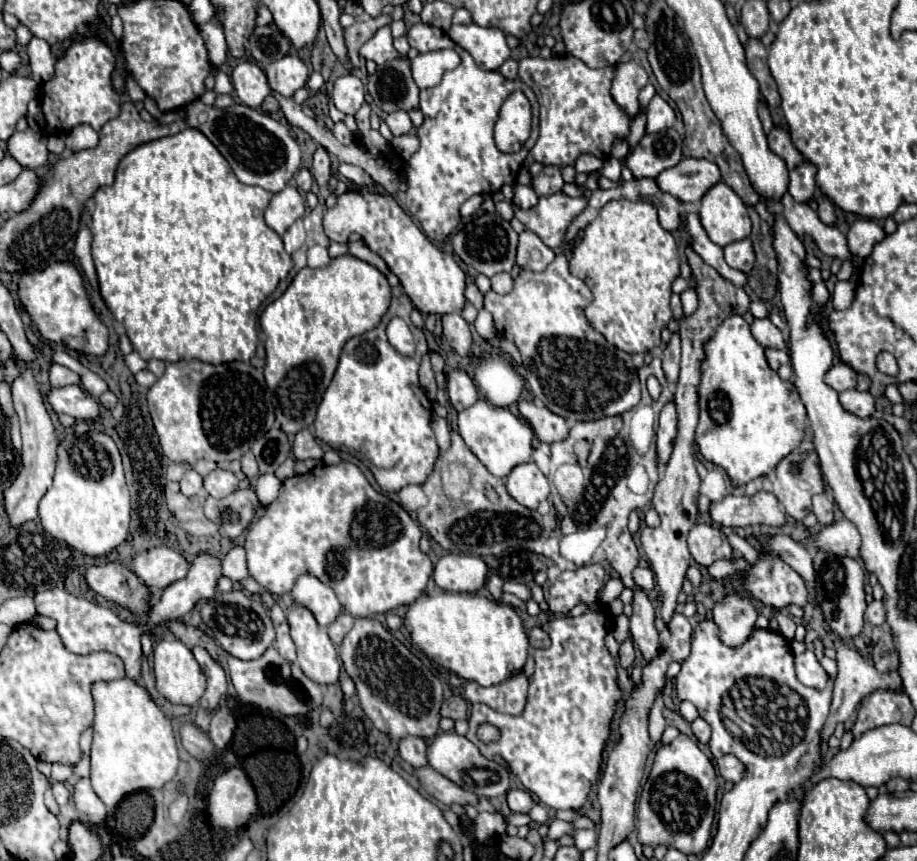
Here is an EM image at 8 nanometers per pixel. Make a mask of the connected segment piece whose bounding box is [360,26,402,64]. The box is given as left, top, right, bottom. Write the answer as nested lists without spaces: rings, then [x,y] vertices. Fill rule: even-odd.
[[[390,26],[380,28],[362,48],[360,48],[360,56],[374,60],[376,64],[384,64],[386,60],[396,60],[402,57],[394,50],[392,46],[392,36],[390,36]]]

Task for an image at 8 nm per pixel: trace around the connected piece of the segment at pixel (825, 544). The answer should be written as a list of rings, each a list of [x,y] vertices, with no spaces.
[[[840,520],[840,522],[834,522],[834,524],[822,528],[816,536],[808,538],[806,542],[810,546],[824,548],[836,556],[858,558],[862,536],[858,536],[858,528],[854,528],[854,524],[850,524],[850,520]]]

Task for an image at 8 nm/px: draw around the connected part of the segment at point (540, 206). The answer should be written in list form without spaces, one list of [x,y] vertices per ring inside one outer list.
[[[564,192],[542,196],[540,202],[530,210],[512,204],[514,216],[524,224],[524,228],[538,234],[540,240],[552,250],[562,244],[566,226],[574,216],[578,216],[578,212],[584,210],[584,206],[586,198],[570,198]]]

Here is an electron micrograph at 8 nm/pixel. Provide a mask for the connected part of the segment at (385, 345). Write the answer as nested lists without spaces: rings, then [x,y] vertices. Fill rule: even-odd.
[[[402,294],[400,298],[392,298],[388,312],[384,314],[382,322],[376,328],[364,332],[362,336],[354,336],[346,342],[346,346],[342,348],[342,354],[340,354],[340,362],[338,362],[336,374],[332,378],[332,384],[324,392],[324,398],[318,406],[318,414],[314,420],[314,436],[318,440],[326,442],[328,446],[332,446],[333,449],[348,452],[363,462],[370,468],[378,486],[384,492],[398,492],[400,488],[404,488],[408,484],[424,484],[434,468],[436,458],[438,458],[438,444],[436,444],[436,438],[434,438],[434,432],[430,426],[433,403],[426,398],[426,393],[418,382],[418,364],[420,364],[422,354],[428,352],[428,348],[426,348],[424,332],[412,324],[410,312],[412,312],[412,302],[406,294]],[[394,316],[404,318],[404,322],[412,330],[414,340],[416,340],[414,356],[404,356],[396,348],[390,346],[390,342],[386,338],[386,326]],[[366,392],[374,392],[374,394],[370,398],[366,398]]]

